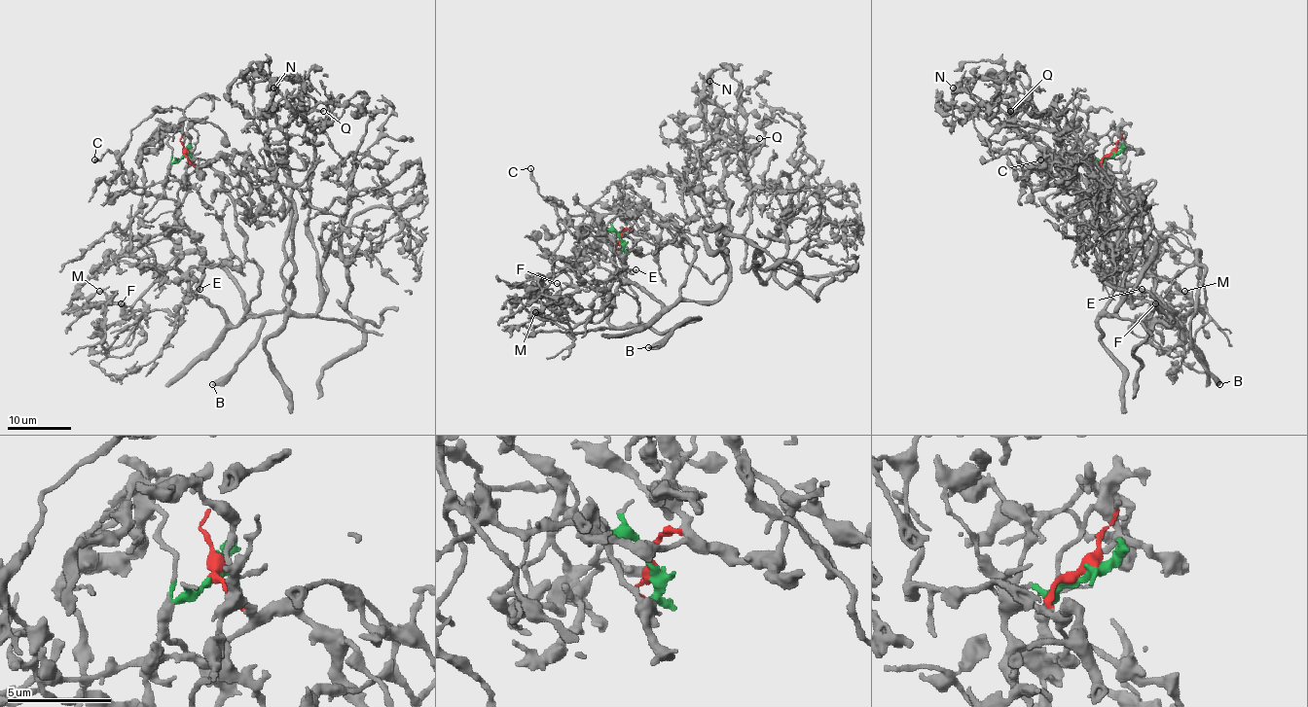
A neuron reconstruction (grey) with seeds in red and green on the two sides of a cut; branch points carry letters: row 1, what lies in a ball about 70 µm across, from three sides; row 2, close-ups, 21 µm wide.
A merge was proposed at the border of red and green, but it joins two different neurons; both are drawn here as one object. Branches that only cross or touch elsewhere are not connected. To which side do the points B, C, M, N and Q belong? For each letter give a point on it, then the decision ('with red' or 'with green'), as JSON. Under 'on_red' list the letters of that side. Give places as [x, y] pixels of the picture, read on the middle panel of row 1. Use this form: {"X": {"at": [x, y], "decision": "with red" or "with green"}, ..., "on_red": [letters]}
{"B": {"at": [648, 347], "decision": "with green"}, "C": {"at": [530, 168], "decision": "with green"}, "M": {"at": [535, 312], "decision": "with green"}, "N": {"at": [709, 81], "decision": "with red"}, "Q": {"at": [759, 138], "decision": "with red"}, "on_red": ["N", "Q"]}

